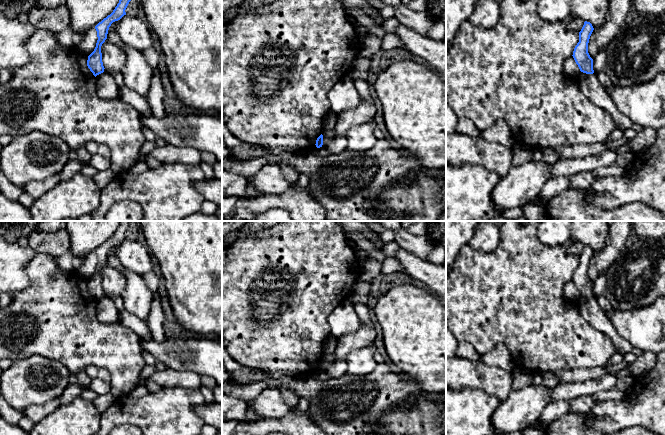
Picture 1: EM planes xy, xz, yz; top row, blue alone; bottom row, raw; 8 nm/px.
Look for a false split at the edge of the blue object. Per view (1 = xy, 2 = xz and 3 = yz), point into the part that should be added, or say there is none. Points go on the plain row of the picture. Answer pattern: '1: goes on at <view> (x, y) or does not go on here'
1: does not go on here
2: does not go on here
3: does not go on here

